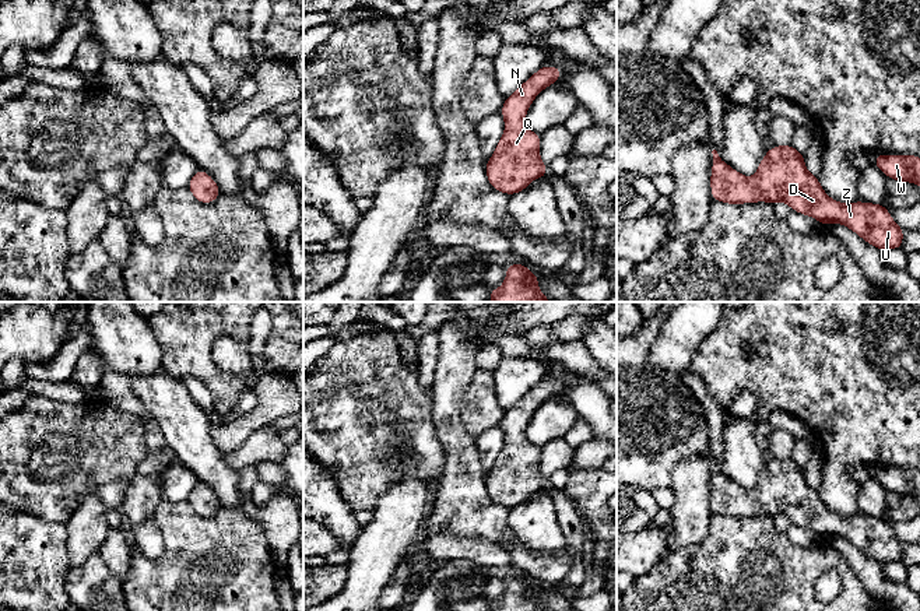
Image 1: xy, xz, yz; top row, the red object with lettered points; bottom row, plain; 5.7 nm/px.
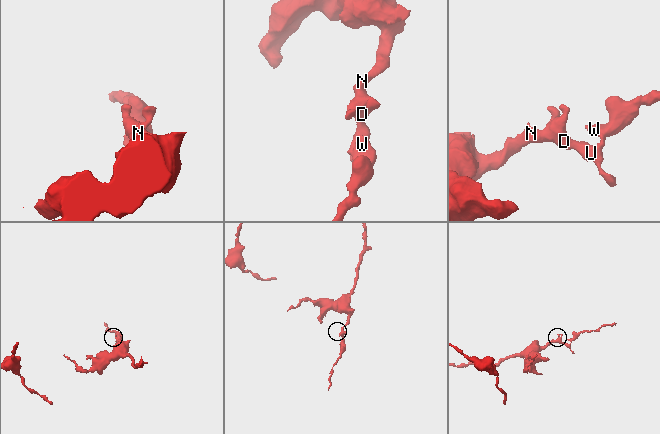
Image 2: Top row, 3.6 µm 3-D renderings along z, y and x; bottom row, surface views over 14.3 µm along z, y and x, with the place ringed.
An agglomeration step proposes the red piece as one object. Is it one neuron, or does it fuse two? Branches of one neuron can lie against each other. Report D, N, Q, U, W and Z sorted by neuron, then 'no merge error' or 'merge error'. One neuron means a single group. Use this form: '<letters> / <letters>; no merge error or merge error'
D N Q U W Z; no merge error

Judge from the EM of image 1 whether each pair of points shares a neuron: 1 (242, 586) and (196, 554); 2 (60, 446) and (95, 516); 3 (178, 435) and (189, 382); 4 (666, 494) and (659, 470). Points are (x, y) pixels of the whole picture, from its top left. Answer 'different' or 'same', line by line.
1: same
2: different
3: different
4: different

